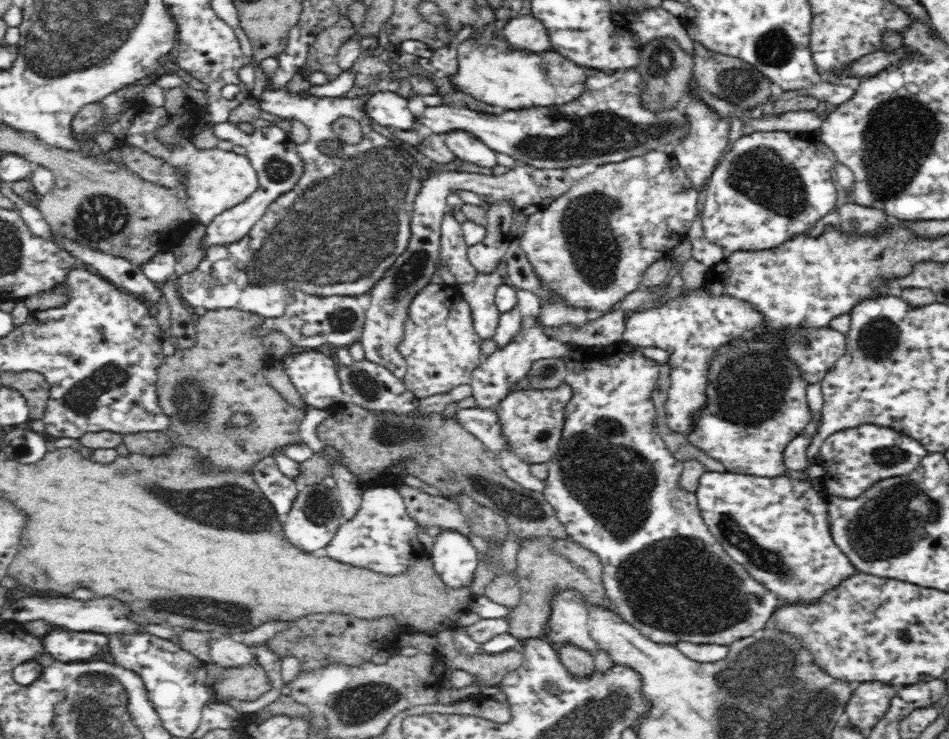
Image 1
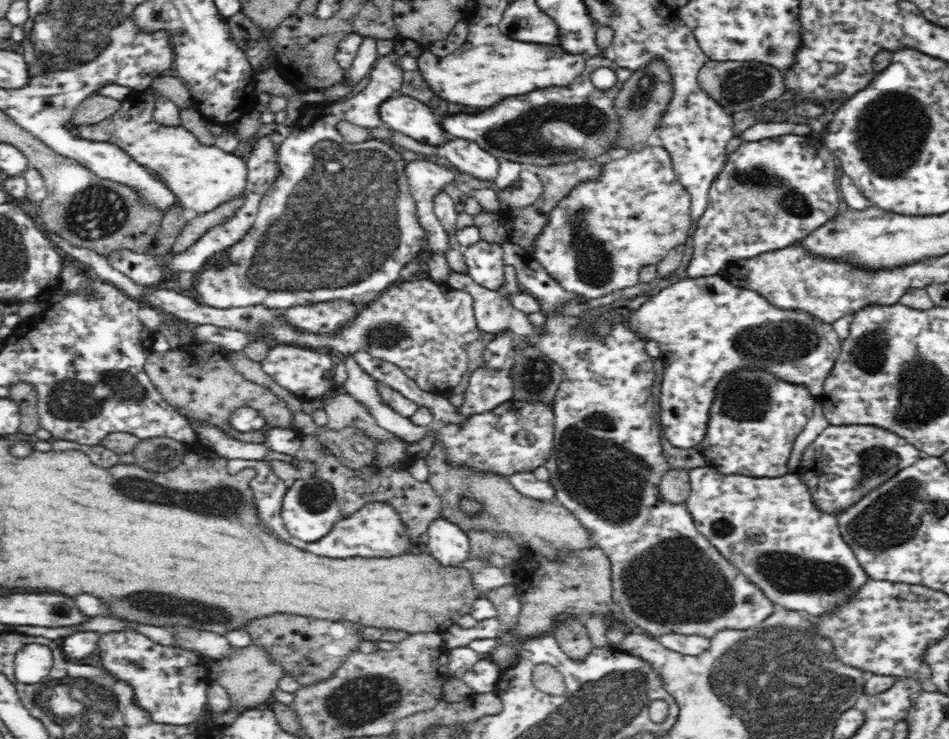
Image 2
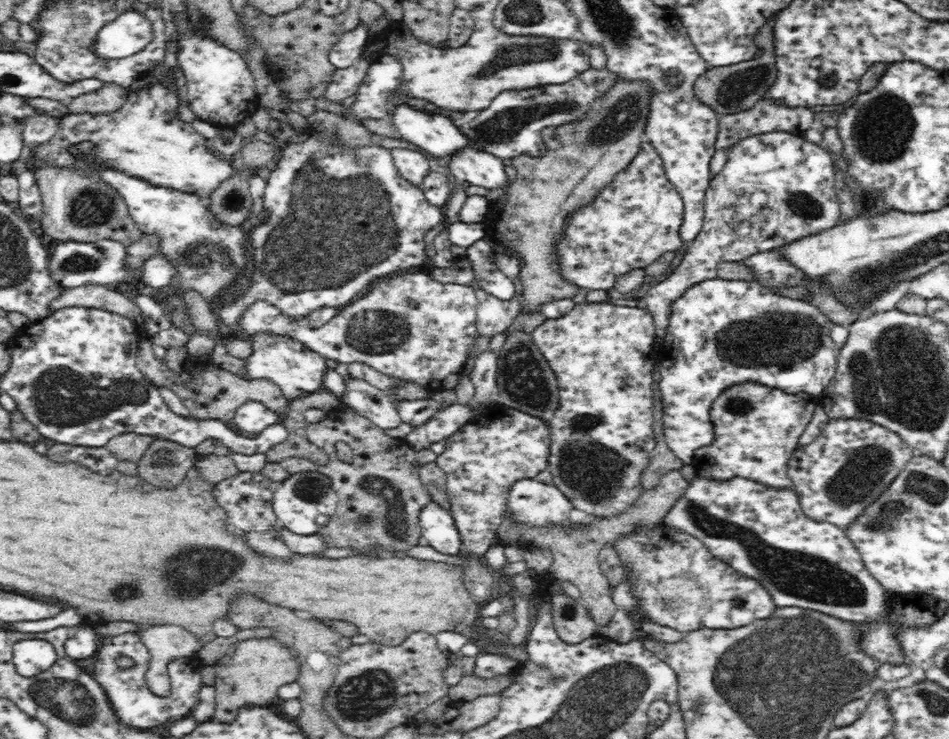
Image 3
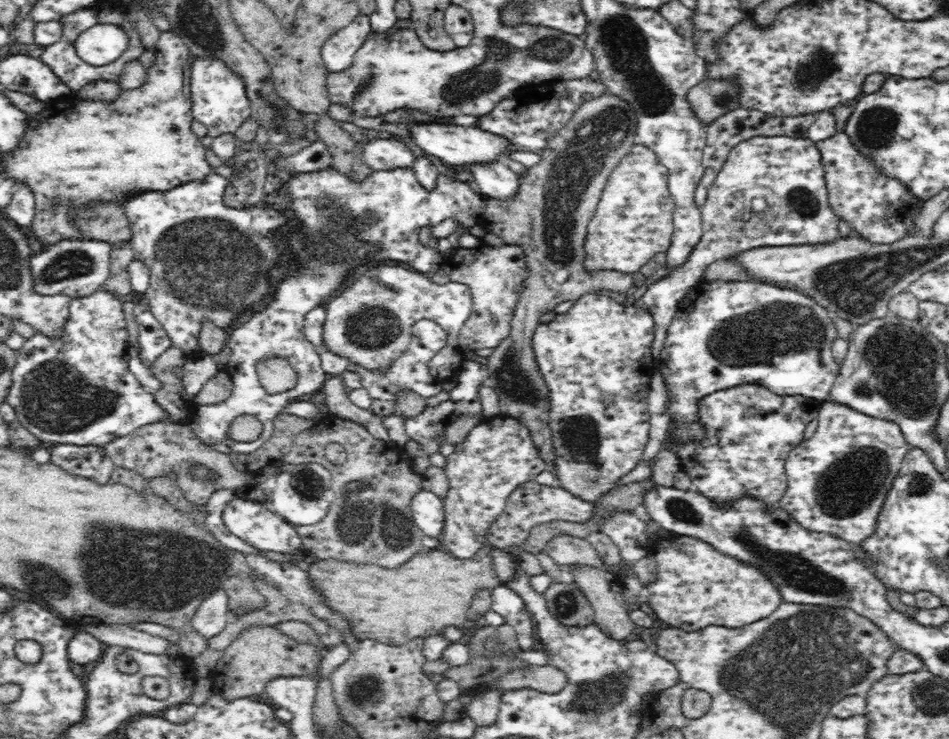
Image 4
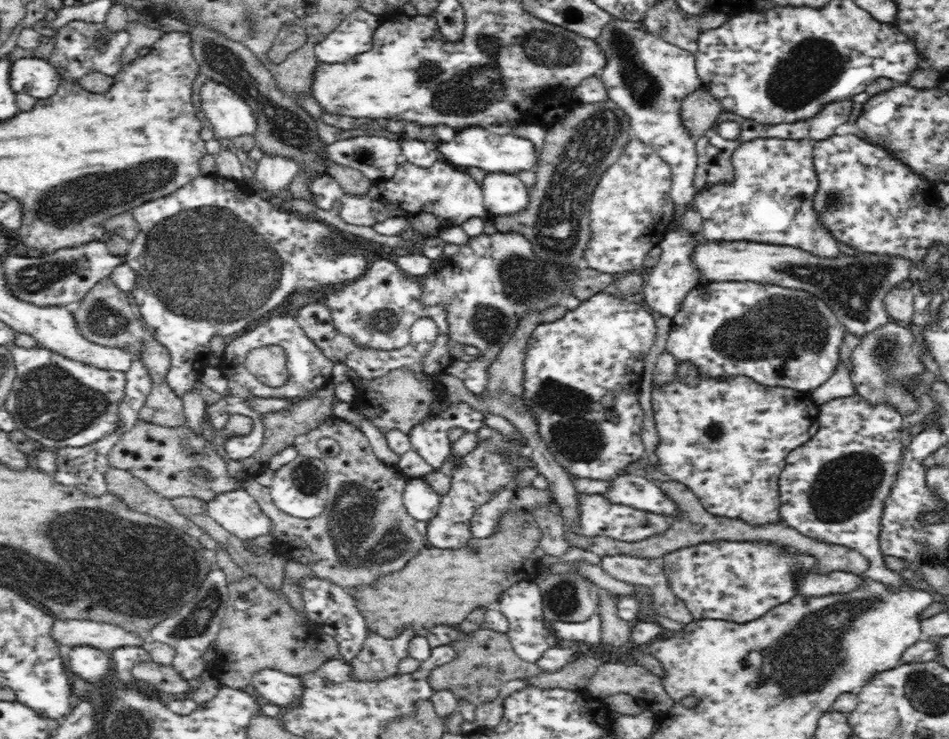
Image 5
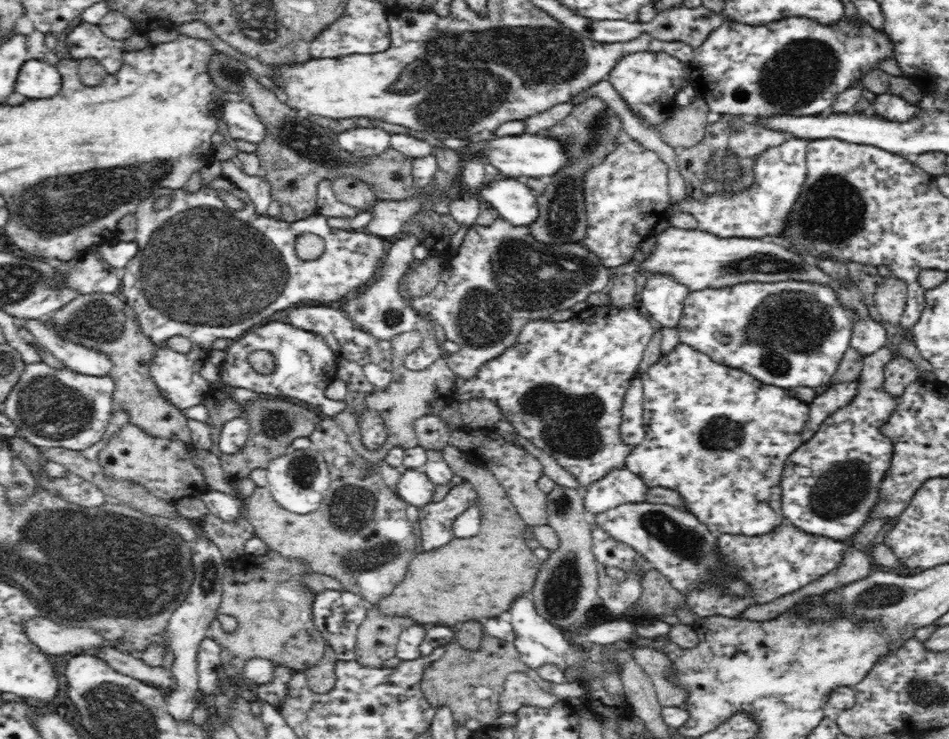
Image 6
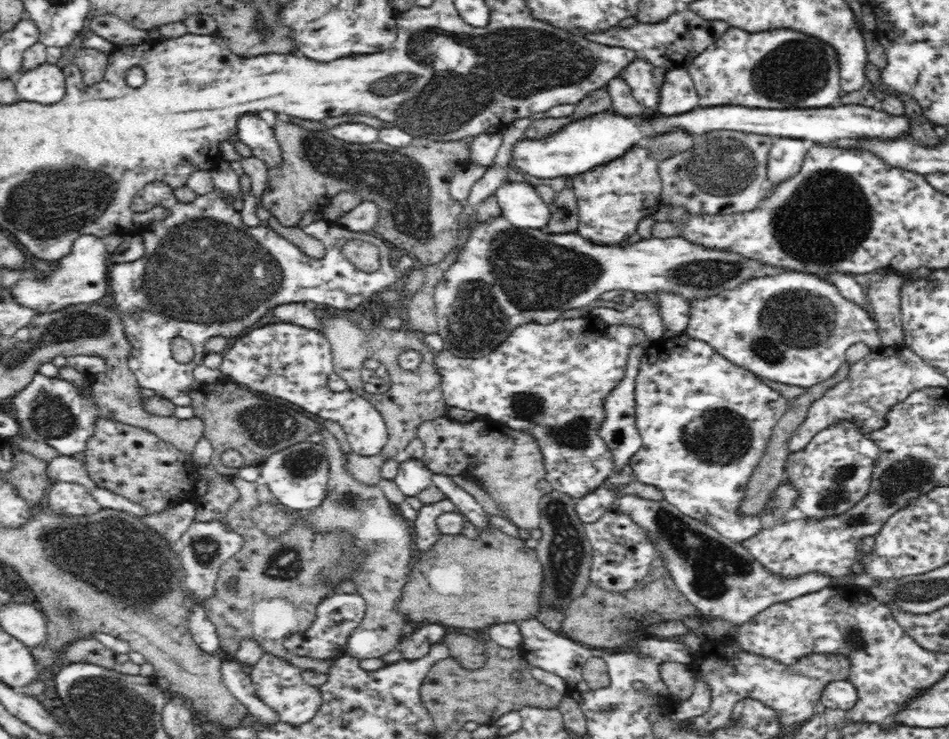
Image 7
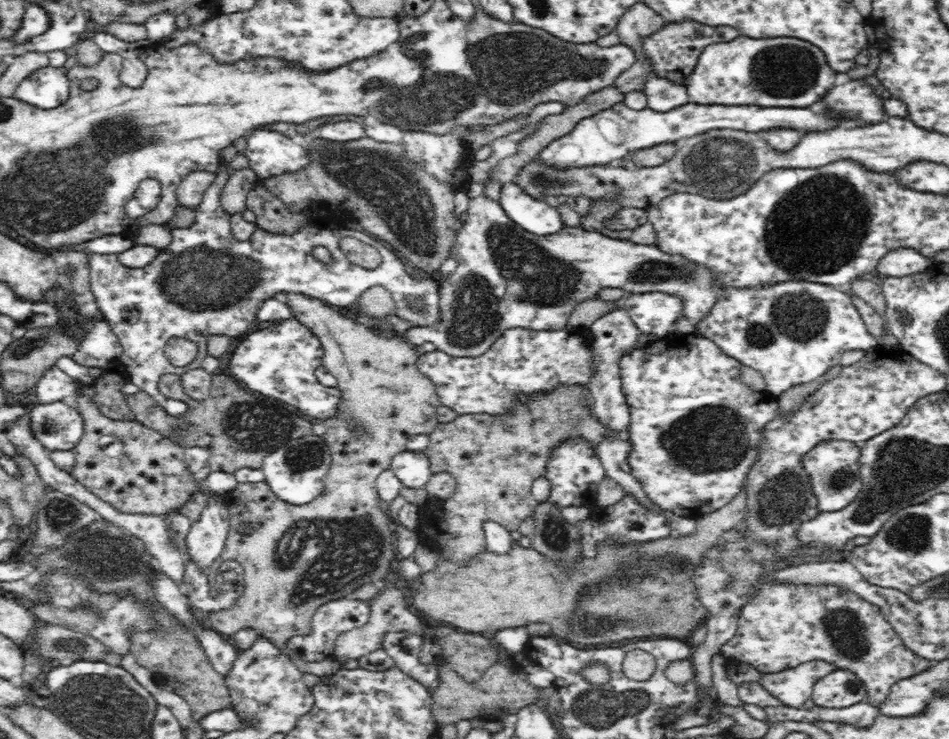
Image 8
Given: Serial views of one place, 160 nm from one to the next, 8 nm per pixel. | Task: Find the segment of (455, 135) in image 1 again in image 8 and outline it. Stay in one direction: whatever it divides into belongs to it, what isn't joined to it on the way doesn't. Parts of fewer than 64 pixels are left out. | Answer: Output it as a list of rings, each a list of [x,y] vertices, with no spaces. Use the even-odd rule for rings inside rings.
[[[514,182],[502,186],[498,201],[516,224],[532,234],[556,234],[565,227],[556,208],[546,201],[530,197]]]

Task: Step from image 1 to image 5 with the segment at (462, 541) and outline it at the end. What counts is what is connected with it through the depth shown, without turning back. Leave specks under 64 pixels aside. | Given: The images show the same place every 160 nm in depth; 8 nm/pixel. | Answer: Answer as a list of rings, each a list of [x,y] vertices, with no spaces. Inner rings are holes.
[[[408,477],[402,492],[403,504],[412,520],[429,522],[437,516],[441,496],[422,477]]]

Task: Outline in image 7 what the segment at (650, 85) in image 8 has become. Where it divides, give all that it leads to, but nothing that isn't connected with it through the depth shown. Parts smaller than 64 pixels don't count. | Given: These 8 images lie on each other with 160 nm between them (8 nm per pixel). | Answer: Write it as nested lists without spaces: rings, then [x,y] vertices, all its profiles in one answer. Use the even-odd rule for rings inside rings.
[[[686,68],[672,69],[664,74],[664,84],[660,86],[658,104],[653,109],[666,116],[684,114],[699,106],[698,93]]]

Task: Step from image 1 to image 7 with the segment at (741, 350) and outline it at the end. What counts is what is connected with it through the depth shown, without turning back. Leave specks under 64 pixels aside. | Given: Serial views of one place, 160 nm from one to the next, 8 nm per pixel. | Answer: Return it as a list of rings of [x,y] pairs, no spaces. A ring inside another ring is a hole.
[[[687,333],[675,335],[670,338],[662,338],[658,341],[651,341],[648,348],[645,348],[644,354],[640,356],[640,367],[635,379],[635,420],[636,428],[642,440],[642,447],[638,452],[629,459],[629,465],[633,470],[633,478],[642,484],[656,487],[662,491],[664,501],[672,504],[681,514],[695,518],[696,520],[706,523],[708,526],[715,528],[726,539],[732,542],[741,543],[743,540],[756,536],[767,524],[767,518],[770,516],[770,510],[766,509],[762,516],[745,516],[740,517],[740,502],[744,499],[744,488],[748,484],[750,474],[758,466],[760,459],[765,454],[768,447],[771,433],[775,428],[779,418],[782,418],[788,411],[787,399],[782,397],[778,392],[768,388],[760,377],[756,377],[752,372],[730,362],[721,354],[718,354],[703,340],[692,338]]]

